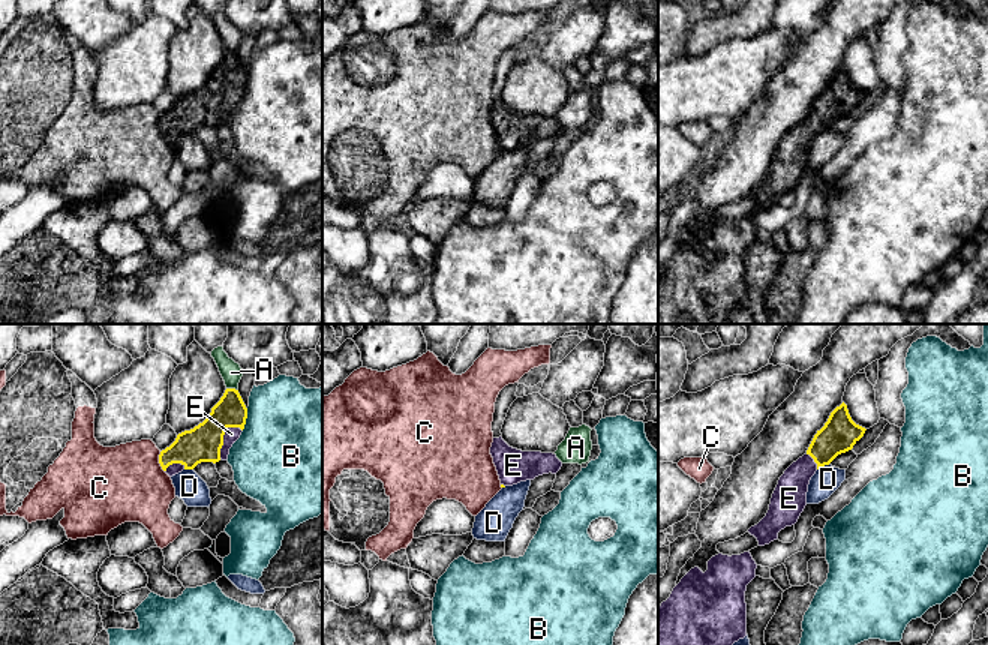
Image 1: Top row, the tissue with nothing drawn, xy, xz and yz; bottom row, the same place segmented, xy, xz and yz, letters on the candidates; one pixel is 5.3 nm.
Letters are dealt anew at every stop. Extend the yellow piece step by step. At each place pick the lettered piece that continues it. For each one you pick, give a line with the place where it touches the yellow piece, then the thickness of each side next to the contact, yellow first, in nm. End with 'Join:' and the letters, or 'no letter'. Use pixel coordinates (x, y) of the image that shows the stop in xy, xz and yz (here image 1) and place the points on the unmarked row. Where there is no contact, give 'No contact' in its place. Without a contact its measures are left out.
E: Touches yellow at xy (222, 101). Thickness 200 nm (yellow) against 80 nm
Join: E

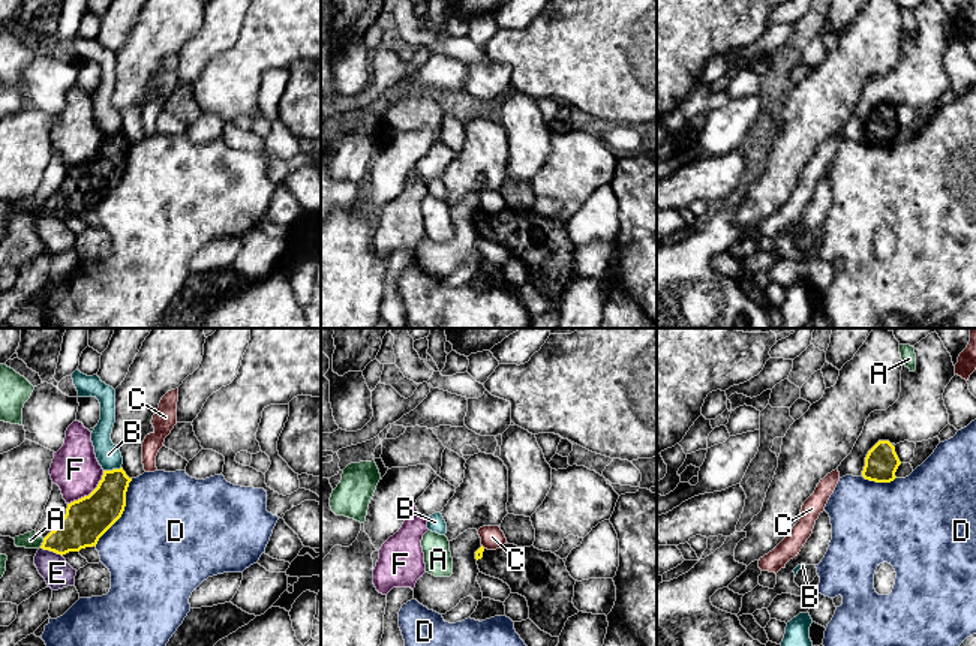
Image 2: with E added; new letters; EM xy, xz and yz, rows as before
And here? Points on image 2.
Join: no letter

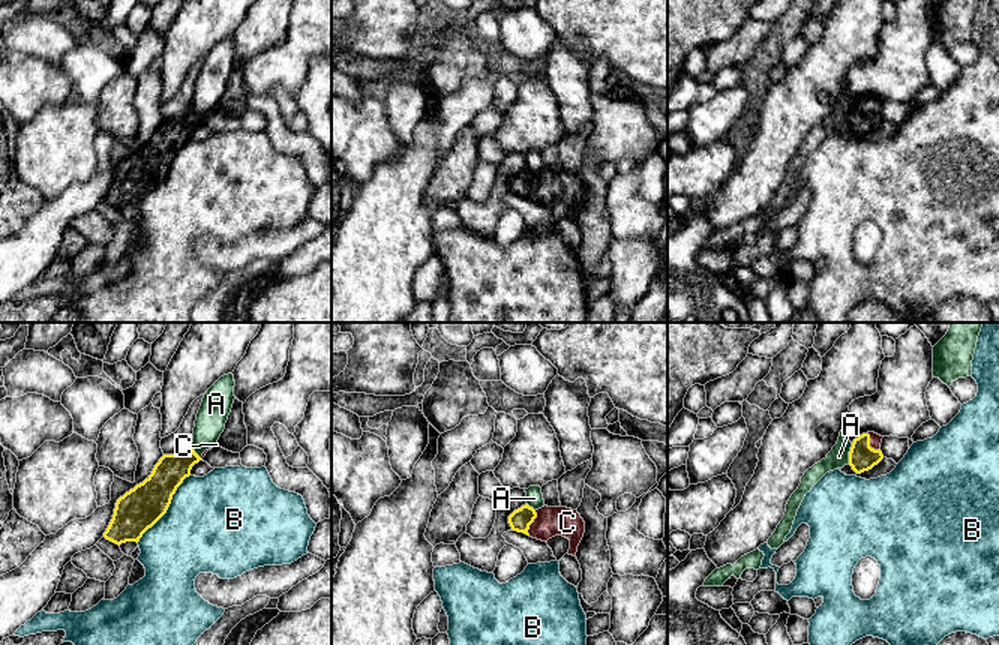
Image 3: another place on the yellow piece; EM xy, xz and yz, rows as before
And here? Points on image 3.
C: Touches yellow at xz (533, 185). Thickness 120 nm (yellow) against 160 nm
Join: C

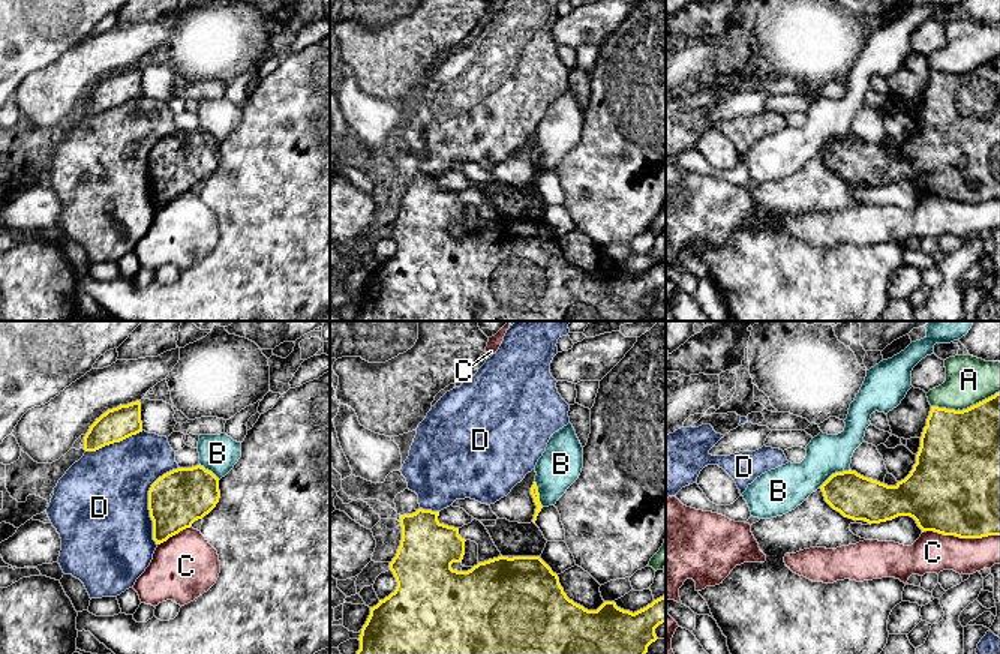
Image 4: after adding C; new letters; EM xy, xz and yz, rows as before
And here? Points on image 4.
Join: no letter

